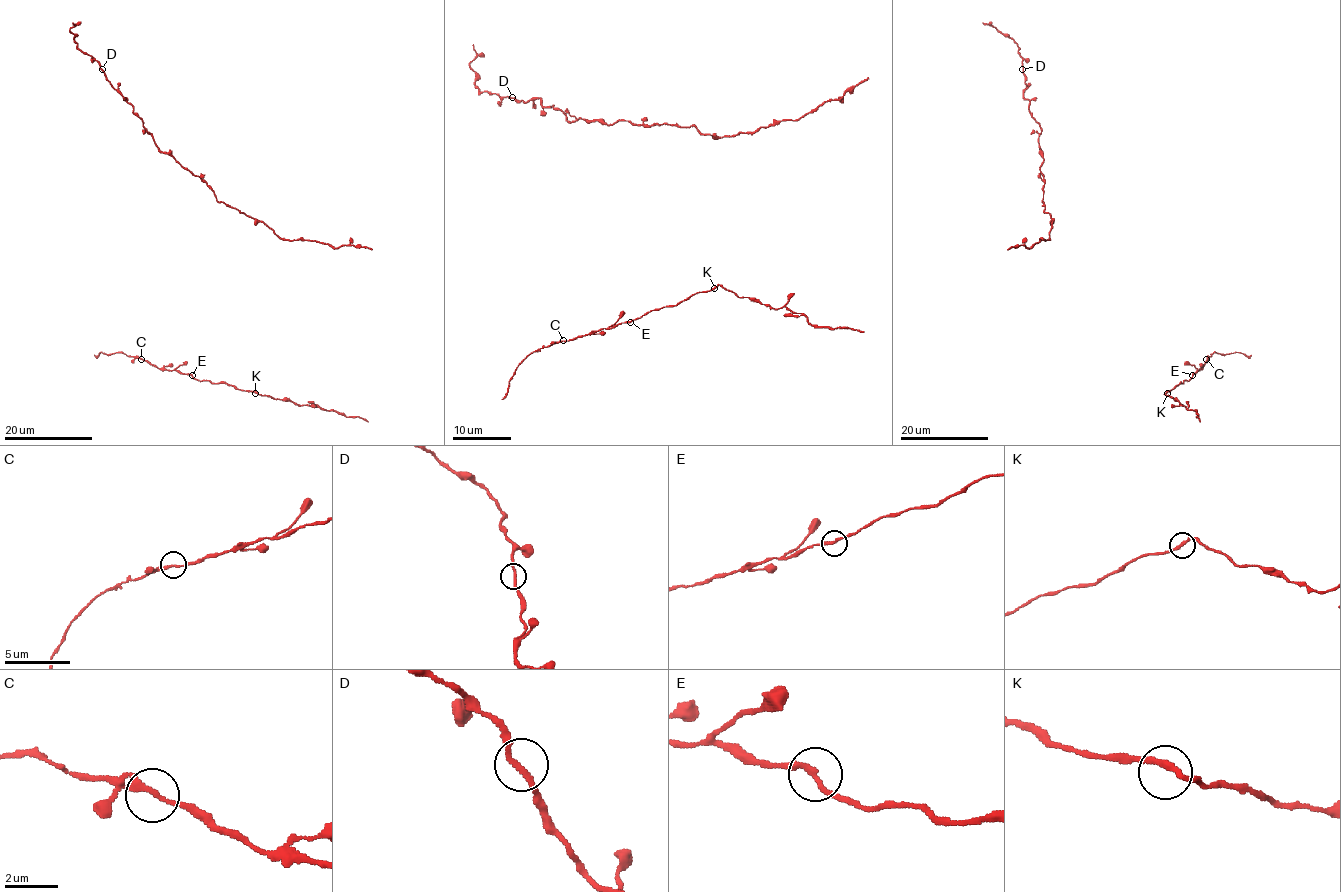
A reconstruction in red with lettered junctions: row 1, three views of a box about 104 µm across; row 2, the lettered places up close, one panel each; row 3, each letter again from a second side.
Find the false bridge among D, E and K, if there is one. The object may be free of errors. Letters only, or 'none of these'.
none of these

